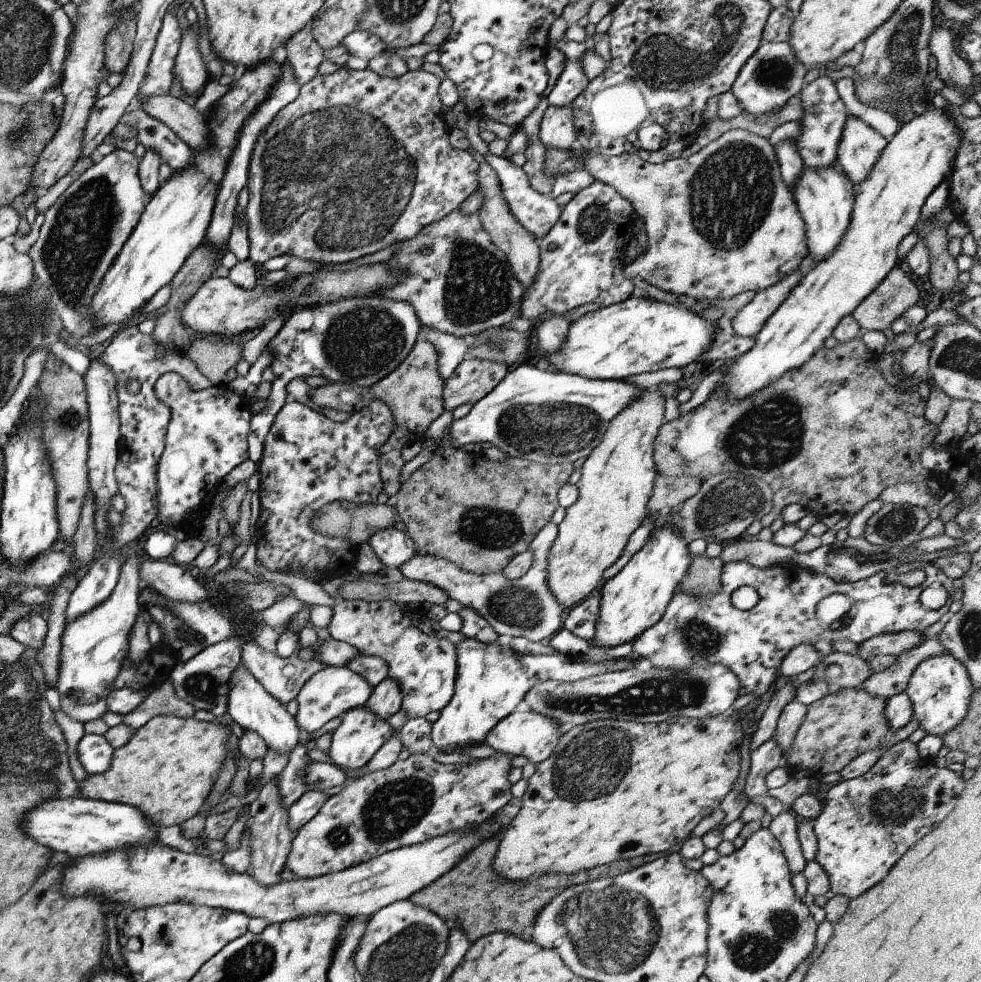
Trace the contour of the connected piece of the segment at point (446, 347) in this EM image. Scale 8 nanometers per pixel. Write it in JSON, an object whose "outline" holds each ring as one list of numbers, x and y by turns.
{"outline":[[420,328,420,330,425,340,437,352,437,372,441,380,447,380,457,364,465,359,467,341,464,338,453,337,451,334,443,334,433,328]]}

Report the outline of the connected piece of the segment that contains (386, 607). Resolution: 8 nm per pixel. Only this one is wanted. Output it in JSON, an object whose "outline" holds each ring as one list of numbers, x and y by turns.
{"outline":[[391,600,334,601,331,620,325,626,332,640,353,646,361,655,381,658,387,664,387,677,397,680,401,692,401,708,409,719,425,717,429,712,439,710,451,700,455,687,456,662,455,645,449,640,427,636,411,625,405,605]]}

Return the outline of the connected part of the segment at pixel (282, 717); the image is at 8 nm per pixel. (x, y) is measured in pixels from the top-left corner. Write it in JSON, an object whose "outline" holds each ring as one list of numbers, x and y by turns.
{"outline":[[239,666,233,670,229,684,232,685,229,694,227,694,227,712,226,714,241,729,255,732,259,738,262,738,266,749,271,749,279,754,284,753,287,756,295,748,298,742,298,726,295,718,291,716,285,705,277,702,271,694,268,694,259,682,247,672,245,666]]}

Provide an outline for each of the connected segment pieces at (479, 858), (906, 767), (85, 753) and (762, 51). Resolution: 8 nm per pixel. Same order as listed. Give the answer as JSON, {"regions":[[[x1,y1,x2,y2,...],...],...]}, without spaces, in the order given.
{"regions":[[[495,833,471,848,445,874,433,880,422,890,411,894,408,898,409,902,431,910,438,918,455,922,465,932,465,938,470,943,498,931,519,937,522,929,535,924,539,910,553,900,559,890,571,886,573,878,555,876,555,872,547,872,541,876,529,876,527,880,501,878,491,868,501,835,501,833]],[[907,739,887,748,862,776,839,781,831,786,822,799,819,814,811,820,817,842,814,862,827,874,829,890,835,895,851,899,879,882,879,878,887,874,887,870,909,846,913,846,923,834,927,834,927,830,931,830,931,826,937,826,947,816,947,812,951,812,959,790,963,790,959,773,937,768,931,760,920,758,916,744]],[[84,734,77,742,77,760,87,774,101,774,111,766,113,749,107,744,104,736]],[[763,42,741,66,739,74,730,87,730,92,735,96,735,100,741,104,743,112,753,114,753,116,761,116,761,114,781,110,791,96,799,93,805,74,807,72,795,60,795,54,789,48,789,44]]]}

